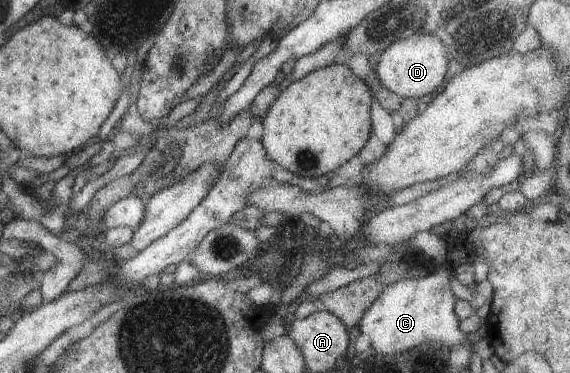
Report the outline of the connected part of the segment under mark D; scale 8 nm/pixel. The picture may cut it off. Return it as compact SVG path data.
M414 33L407 38L394 40L377 57L374 72L378 82L400 98L417 99L432 92L444 81L447 50L444 44L428 33Z

